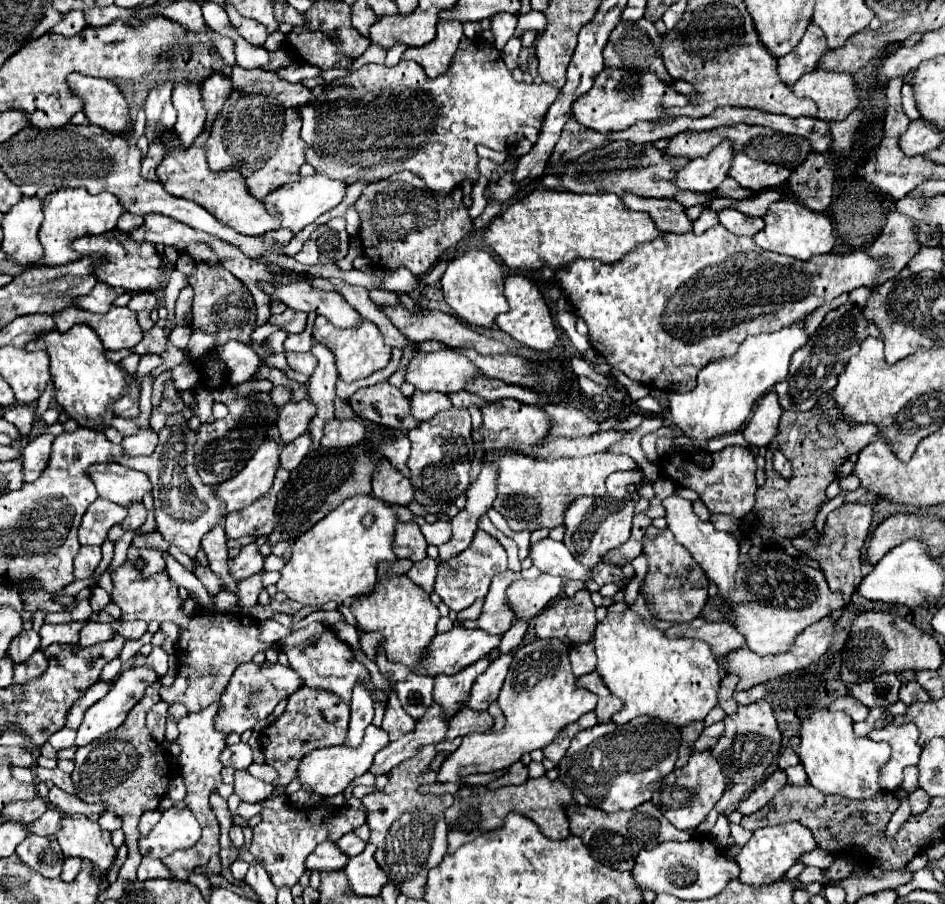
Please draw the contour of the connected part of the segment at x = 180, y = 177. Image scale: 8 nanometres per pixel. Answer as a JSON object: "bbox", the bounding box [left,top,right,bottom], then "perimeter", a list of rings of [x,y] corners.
{"bbox":[158,126,280,236],"perimeter":[[[206,126],[204,132],[194,140],[194,144],[188,150],[182,150],[178,146],[178,140],[176,140],[174,132],[166,132],[166,134],[158,136],[158,138],[166,140],[170,144],[168,156],[158,166],[158,178],[164,184],[164,188],[172,196],[186,198],[186,200],[192,200],[192,202],[200,204],[212,216],[216,216],[218,220],[222,220],[224,224],[228,224],[230,228],[234,228],[240,234],[262,236],[266,232],[278,230],[280,228],[280,216],[272,216],[272,212],[268,212],[264,208],[264,202],[256,200],[250,194],[250,190],[244,182],[244,176],[240,176],[240,172],[232,172],[232,170],[212,172],[208,168],[208,162],[206,162],[206,140],[208,140],[208,136],[210,136],[210,128]]]}

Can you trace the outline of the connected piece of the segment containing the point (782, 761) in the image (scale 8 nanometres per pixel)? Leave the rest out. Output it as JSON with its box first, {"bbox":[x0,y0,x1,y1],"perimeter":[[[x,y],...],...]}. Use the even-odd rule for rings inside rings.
{"bbox":[778,748,800,770],"perimeter":[[[786,748],[786,750],[782,752],[782,756],[778,758],[778,766],[780,766],[780,770],[786,770],[786,768],[796,766],[796,764],[800,764],[800,760],[798,760],[798,756],[796,756],[796,752],[794,752],[792,748]]]}

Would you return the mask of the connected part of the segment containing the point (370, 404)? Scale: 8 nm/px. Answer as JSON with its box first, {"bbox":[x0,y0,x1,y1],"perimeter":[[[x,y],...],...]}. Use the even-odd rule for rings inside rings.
{"bbox":[348,380,420,430],"perimeter":[[[386,380],[368,388],[360,388],[348,402],[362,420],[402,430],[420,426],[420,420],[416,420],[410,412],[410,398],[406,398],[400,388]]]}

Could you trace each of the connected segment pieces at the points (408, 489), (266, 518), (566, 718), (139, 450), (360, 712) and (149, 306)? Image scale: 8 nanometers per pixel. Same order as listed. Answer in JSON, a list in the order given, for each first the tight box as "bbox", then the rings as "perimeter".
[{"bbox":[372,460,414,506],"perimeter":[[[388,460],[376,466],[372,486],[374,486],[374,496],[384,500],[386,504],[408,506],[410,502],[414,502],[414,490],[410,480],[404,478],[398,470],[394,470]]]},{"bbox":[228,468,290,538],"perimeter":[[[280,468],[274,478],[274,486],[260,496],[252,506],[244,510],[228,514],[228,538],[240,538],[246,534],[254,536],[268,536],[274,530],[274,510],[276,510],[276,496],[280,488],[288,482],[290,472]]]},{"bbox":[438,640,596,784],"perimeter":[[[534,640],[516,648],[512,656],[510,672],[498,696],[506,726],[496,732],[464,736],[460,748],[444,760],[438,772],[438,782],[460,784],[468,774],[506,770],[518,762],[522,754],[546,748],[562,728],[596,708],[596,696],[578,688],[576,676],[572,676],[570,668],[568,648],[560,640]]]},{"bbox":[122,428,158,456],"perimeter":[[[148,428],[148,430],[140,430],[138,434],[132,434],[132,436],[126,436],[122,440],[122,446],[124,446],[124,452],[128,456],[148,456],[154,452],[158,444],[158,432]]]},{"bbox":[348,680,374,746],"perimeter":[[[360,680],[356,682],[354,690],[352,690],[352,700],[350,700],[350,730],[348,730],[348,746],[358,746],[362,742],[364,736],[364,728],[372,722],[374,718],[374,706],[372,706],[372,698],[370,692],[366,688],[366,682]]]},{"bbox":[128,292,158,312],"perimeter":[[[140,292],[140,294],[134,294],[132,300],[128,302],[128,308],[134,310],[134,312],[140,312],[140,310],[154,310],[158,306],[158,300],[152,292]]]}]

